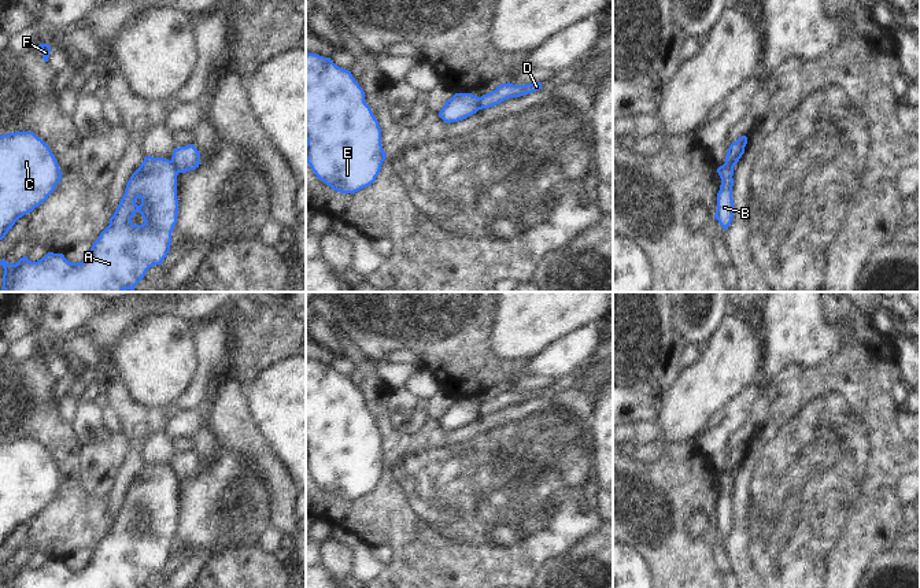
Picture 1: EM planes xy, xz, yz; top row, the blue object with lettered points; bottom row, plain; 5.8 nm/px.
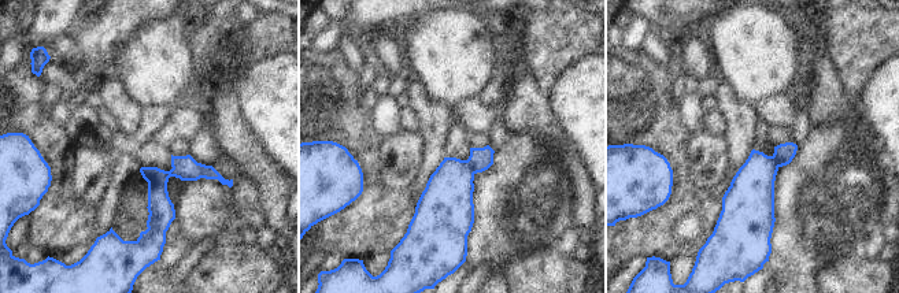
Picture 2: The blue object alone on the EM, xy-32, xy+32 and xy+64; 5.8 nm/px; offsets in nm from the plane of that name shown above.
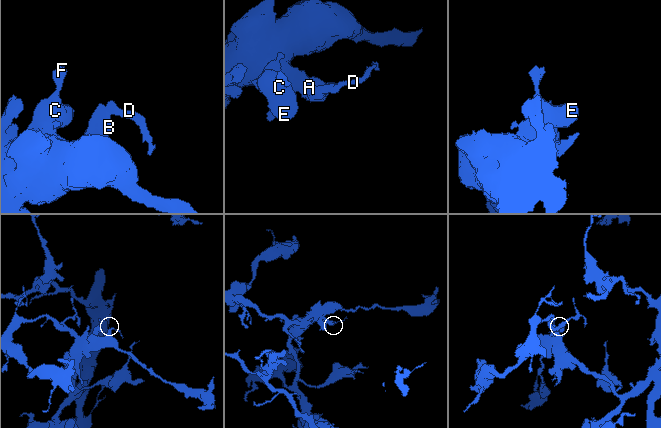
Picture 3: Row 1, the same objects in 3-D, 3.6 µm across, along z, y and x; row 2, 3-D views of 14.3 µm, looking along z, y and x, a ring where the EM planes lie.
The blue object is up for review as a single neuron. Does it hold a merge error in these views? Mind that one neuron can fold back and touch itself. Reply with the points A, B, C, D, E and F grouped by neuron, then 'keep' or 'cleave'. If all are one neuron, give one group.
A B C E F / D; cleave

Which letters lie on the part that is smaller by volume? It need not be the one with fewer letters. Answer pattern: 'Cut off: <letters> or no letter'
Cut off: D

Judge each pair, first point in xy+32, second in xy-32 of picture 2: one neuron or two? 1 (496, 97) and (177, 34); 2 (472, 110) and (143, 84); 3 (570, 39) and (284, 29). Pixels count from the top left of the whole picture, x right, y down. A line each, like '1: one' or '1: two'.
1: two
2: two
3: one

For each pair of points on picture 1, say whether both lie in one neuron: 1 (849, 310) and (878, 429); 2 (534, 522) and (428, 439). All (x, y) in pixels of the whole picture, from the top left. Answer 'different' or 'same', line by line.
1: same
2: same

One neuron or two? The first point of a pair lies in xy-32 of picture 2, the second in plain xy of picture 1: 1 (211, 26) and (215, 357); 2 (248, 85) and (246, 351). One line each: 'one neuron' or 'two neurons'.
1: one neuron
2: two neurons

